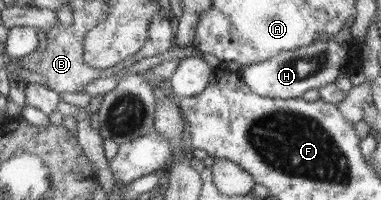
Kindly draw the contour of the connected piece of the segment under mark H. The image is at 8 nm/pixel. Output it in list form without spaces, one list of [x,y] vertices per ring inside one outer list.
[[[319,40],[295,50],[278,52],[269,60],[241,67],[239,73],[255,94],[270,99],[290,99],[302,97],[307,90],[335,82],[335,78],[345,72],[347,62],[348,48],[336,41]]]

